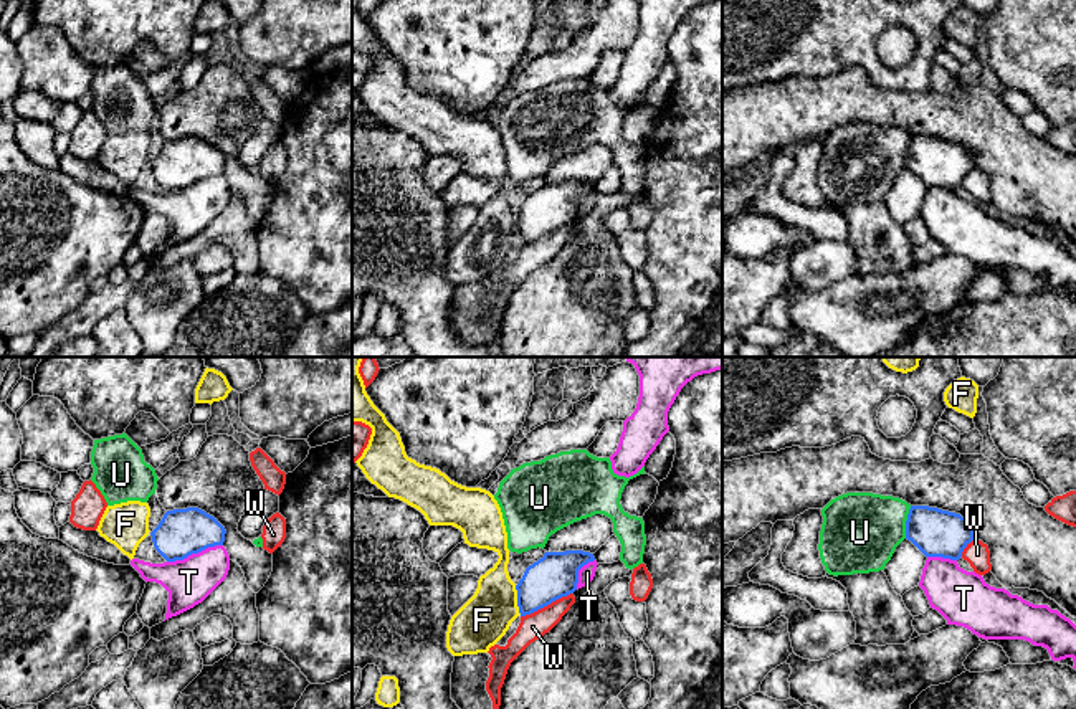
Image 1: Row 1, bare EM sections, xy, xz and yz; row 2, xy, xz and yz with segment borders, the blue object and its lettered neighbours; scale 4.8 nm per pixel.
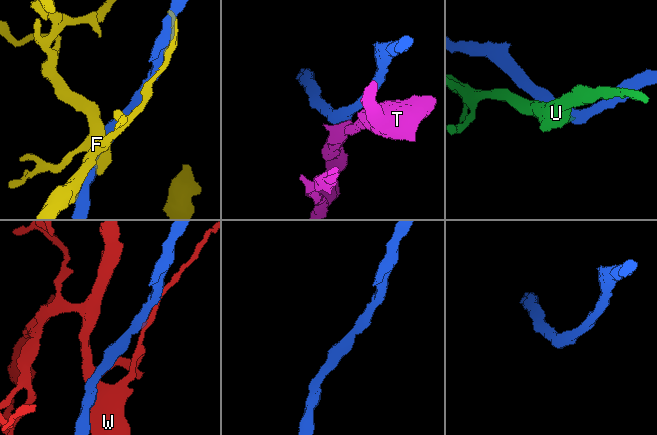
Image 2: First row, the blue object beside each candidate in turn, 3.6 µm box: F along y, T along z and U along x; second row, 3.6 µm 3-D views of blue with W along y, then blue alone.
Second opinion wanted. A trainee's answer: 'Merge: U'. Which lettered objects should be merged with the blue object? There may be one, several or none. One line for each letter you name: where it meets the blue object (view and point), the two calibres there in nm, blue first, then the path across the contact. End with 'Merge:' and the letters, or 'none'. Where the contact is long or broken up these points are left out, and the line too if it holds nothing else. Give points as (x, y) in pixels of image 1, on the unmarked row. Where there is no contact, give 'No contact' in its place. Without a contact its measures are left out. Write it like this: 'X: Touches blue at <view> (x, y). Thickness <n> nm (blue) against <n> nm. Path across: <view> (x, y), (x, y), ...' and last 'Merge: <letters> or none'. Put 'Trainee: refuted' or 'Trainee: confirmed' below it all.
Merge: none
Trainee: refuted

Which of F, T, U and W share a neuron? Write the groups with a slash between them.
F / T / U / W

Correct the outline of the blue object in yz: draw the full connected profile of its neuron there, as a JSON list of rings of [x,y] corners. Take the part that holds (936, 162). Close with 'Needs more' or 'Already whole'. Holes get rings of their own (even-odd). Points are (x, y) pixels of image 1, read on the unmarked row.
[[[911,136],[906,169],[926,187],[959,190],[975,165],[974,154],[960,144],[929,136]]]. Already whole

